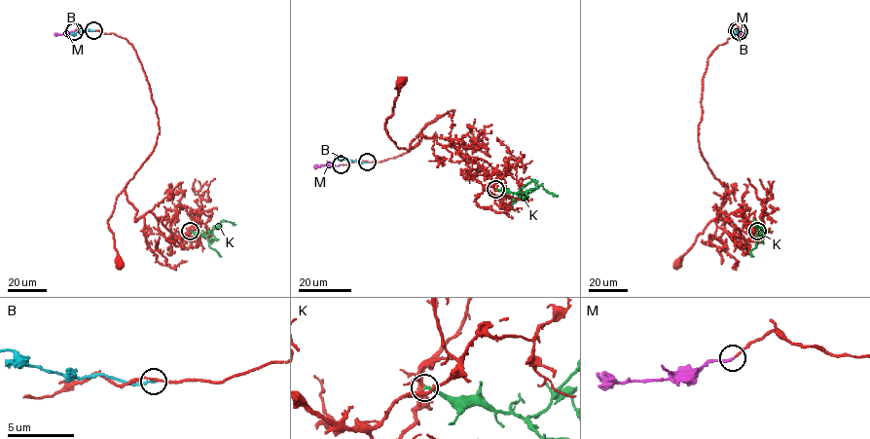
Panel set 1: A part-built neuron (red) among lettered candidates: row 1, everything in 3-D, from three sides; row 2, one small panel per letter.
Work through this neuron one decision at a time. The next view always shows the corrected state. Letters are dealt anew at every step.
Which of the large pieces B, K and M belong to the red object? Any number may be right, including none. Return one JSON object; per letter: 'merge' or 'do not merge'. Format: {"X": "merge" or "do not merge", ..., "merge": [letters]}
{"B": "do not merge", "K": "do not merge", "M": "merge", "merge": ["M"]}

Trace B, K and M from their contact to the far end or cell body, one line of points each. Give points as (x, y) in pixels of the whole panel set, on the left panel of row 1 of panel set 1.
B: (93, 30), (70, 34)
K: (190, 231), (206, 235), (223, 220), (235, 224)
M: (75, 31), (54, 33)

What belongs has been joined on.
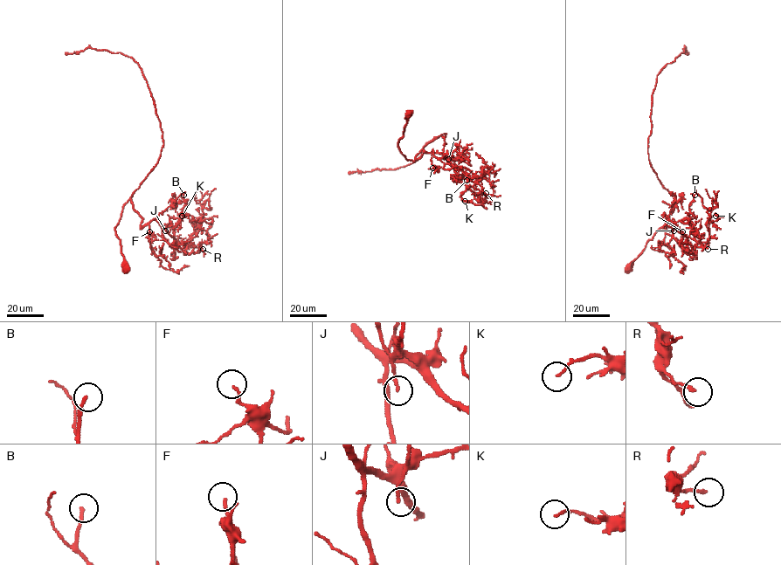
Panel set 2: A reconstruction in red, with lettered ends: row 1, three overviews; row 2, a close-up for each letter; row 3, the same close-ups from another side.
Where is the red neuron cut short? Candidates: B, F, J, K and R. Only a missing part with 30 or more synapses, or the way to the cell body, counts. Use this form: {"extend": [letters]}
{"extend": ["B"]}

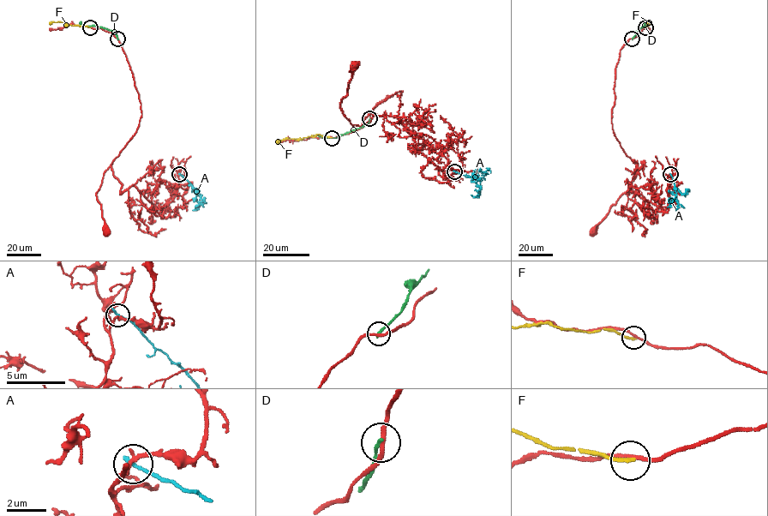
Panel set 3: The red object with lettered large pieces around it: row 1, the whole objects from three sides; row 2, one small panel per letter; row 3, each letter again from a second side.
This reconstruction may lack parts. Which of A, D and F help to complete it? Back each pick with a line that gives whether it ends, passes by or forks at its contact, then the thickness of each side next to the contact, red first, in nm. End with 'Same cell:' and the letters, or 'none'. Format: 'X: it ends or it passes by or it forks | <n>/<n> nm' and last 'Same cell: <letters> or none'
Same cell: none

